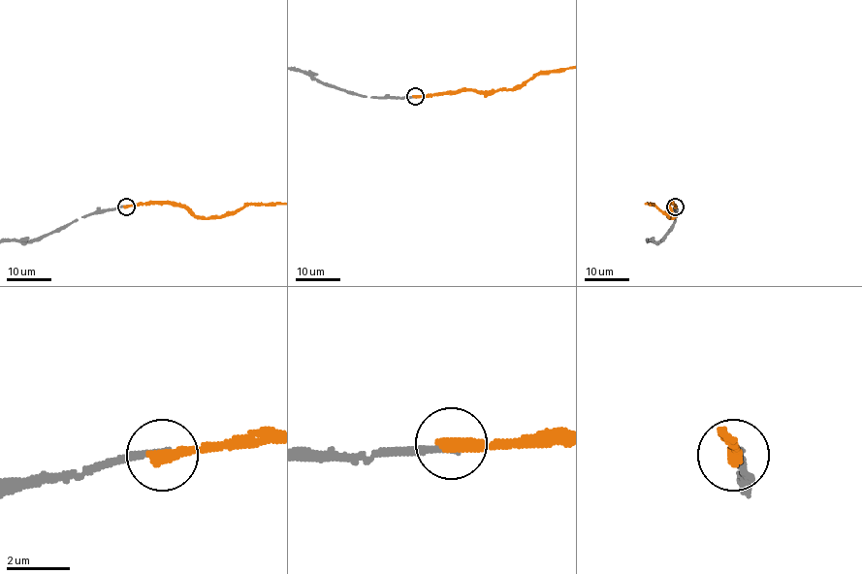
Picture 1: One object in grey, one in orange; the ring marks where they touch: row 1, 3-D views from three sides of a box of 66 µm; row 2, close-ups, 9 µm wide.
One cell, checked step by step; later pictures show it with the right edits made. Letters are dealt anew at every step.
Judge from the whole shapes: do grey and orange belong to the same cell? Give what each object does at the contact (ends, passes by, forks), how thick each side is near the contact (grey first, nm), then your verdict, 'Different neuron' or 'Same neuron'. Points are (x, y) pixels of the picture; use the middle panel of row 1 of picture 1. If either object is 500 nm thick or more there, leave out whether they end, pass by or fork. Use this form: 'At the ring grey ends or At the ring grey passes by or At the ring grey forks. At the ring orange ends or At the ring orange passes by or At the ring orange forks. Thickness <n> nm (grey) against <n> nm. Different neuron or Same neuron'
At the ring grey ends. At the ring orange ends. Thickness 240 nm (grey) against 440 nm. Different neuron

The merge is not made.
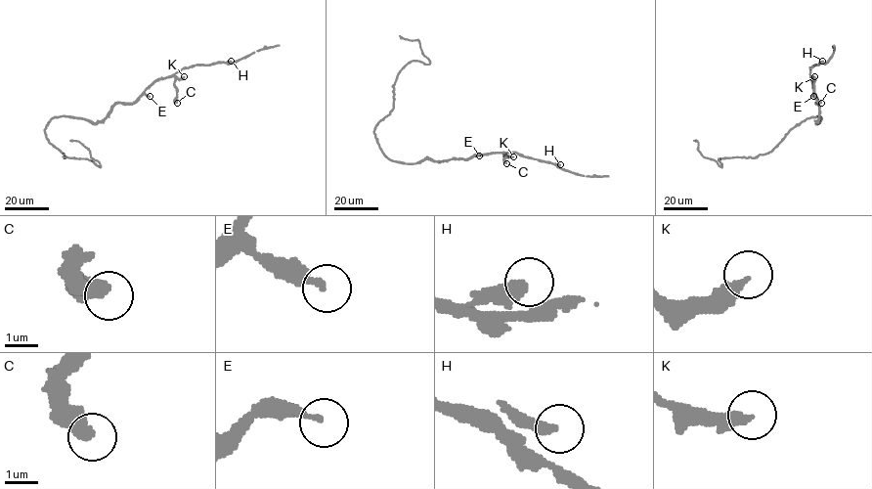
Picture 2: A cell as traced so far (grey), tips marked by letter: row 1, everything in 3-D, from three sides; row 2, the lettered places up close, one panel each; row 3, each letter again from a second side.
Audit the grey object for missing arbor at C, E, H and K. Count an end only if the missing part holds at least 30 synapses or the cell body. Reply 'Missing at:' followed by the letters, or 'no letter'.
Missing at: K

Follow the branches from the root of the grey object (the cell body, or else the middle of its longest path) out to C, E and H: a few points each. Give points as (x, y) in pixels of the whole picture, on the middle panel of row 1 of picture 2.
C: (413, 163), (426, 158), (435, 161), (467, 159), (493, 153), (502, 153), (506, 163)
E: (413, 163), (426, 158), (444, 161), (479, 155)
H: (413, 163), (426, 158), (444, 161), (515, 152), (560, 164)

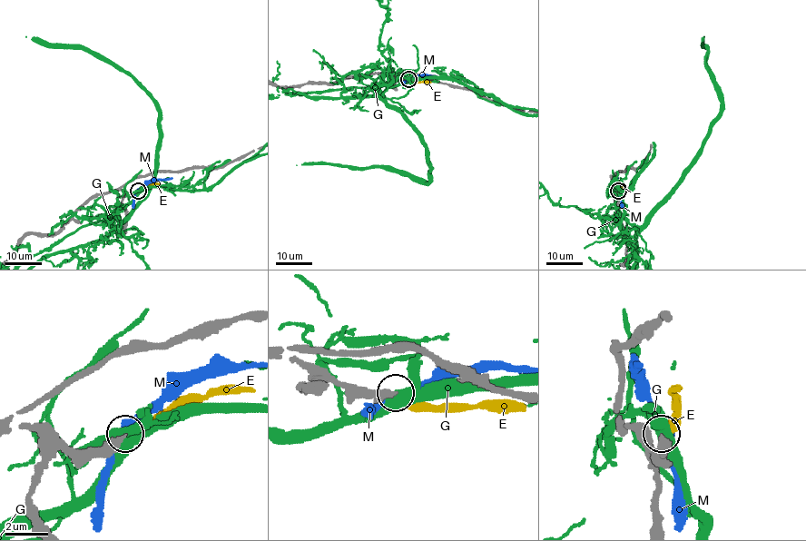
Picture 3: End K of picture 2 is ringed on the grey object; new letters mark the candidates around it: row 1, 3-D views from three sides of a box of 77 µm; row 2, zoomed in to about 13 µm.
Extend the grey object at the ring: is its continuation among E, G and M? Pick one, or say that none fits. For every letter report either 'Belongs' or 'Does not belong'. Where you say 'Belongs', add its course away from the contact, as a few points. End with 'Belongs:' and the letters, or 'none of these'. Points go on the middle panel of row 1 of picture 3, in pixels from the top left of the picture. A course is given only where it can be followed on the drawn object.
E: Belongs
G: Does not belong
M: Does not belong
Belongs: E

